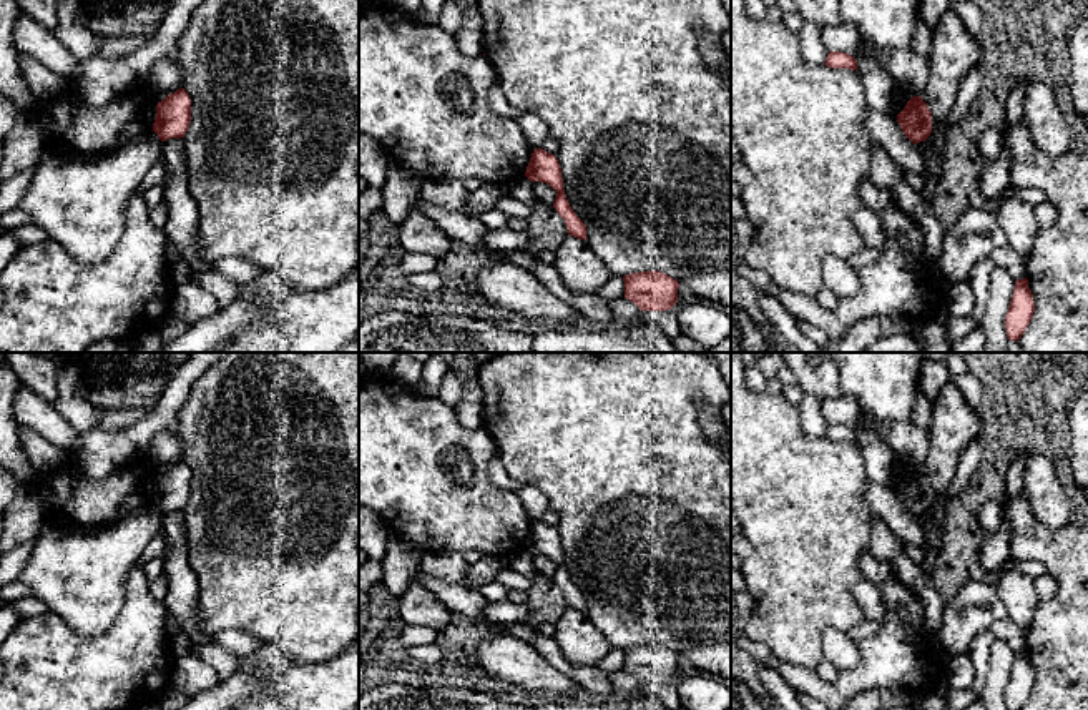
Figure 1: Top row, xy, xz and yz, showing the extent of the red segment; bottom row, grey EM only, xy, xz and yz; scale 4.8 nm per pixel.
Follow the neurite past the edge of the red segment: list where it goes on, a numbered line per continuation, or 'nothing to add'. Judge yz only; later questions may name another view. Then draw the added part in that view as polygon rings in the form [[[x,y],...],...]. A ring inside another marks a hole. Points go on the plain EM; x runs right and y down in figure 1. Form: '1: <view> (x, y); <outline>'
nothing to add

